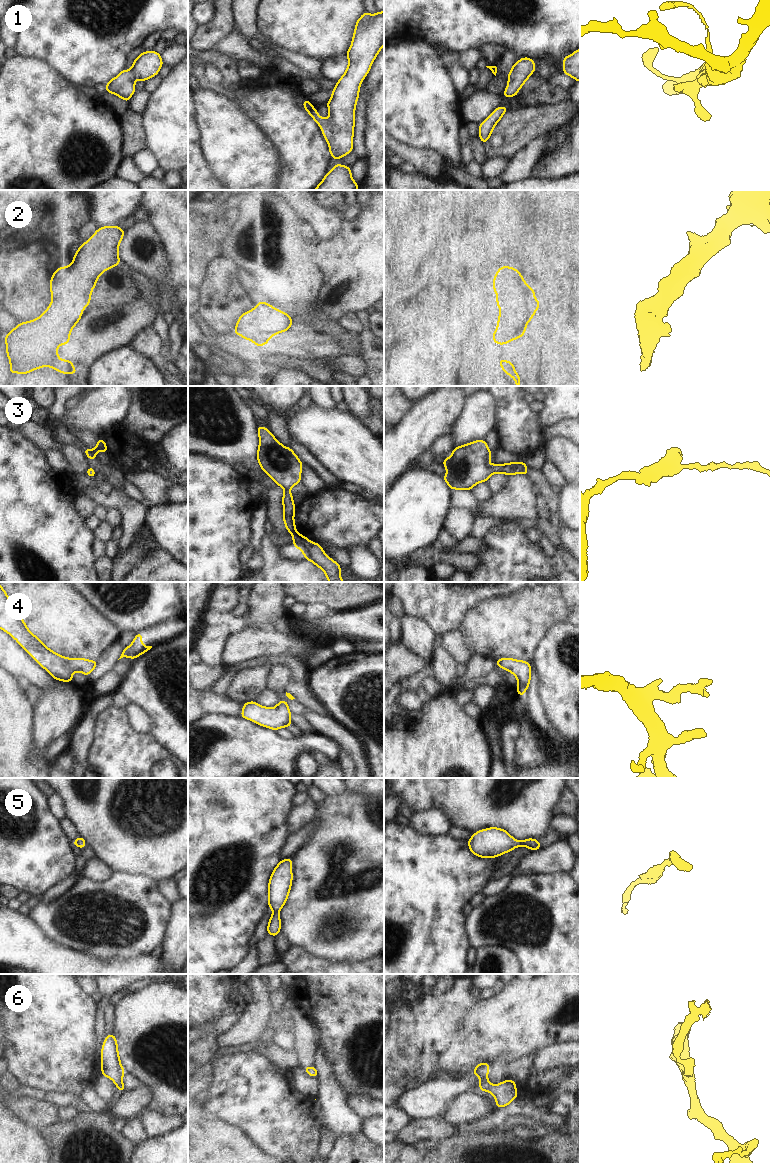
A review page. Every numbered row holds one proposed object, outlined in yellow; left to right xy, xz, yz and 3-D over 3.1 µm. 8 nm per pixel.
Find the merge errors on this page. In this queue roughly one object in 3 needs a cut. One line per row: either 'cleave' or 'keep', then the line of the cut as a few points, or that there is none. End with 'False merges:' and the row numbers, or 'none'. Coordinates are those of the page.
1: keep | no cut
2: keep | no cut
3: keep | no cut
4: keep | no cut
5: keep | no cut
6: keep | no cut
False merges: none

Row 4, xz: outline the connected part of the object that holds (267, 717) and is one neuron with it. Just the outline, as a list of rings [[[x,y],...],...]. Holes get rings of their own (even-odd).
[[[280,700],[274,708],[263,707],[255,701],[244,703],[240,717],[275,731],[282,727],[291,727],[289,706],[283,700]]]

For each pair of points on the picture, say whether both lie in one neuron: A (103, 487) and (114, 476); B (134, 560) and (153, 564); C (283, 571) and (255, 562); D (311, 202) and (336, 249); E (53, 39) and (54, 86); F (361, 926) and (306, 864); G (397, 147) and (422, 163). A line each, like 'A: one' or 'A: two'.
A: two
B: two
C: two
D: two
E: two
F: one
G: one

